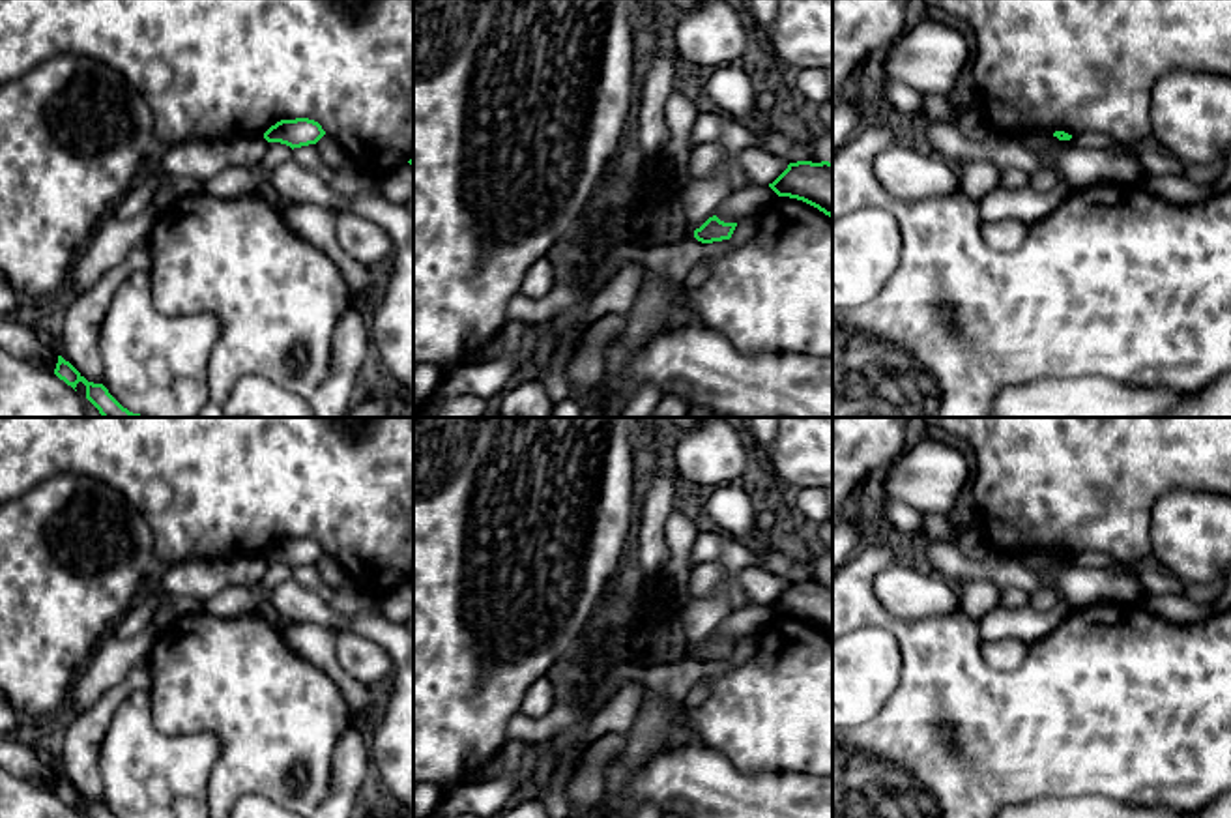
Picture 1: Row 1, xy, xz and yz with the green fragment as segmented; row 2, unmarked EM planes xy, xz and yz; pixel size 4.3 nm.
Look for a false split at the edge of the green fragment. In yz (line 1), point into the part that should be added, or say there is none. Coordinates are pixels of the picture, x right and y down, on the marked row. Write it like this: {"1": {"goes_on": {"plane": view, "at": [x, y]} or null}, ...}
{"1": {"goes_on": null}}

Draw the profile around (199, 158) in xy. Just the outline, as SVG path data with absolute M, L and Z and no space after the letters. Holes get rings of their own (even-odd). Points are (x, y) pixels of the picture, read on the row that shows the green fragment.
M264 135L232 137L223 140L193 139L170 146L161 170L178 178L206 183L228 167L258 170L268 150Z

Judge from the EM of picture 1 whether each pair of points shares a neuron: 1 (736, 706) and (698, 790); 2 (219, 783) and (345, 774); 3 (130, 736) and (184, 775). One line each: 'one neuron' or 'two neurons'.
1: two neurons
2: two neurons
3: one neuron

